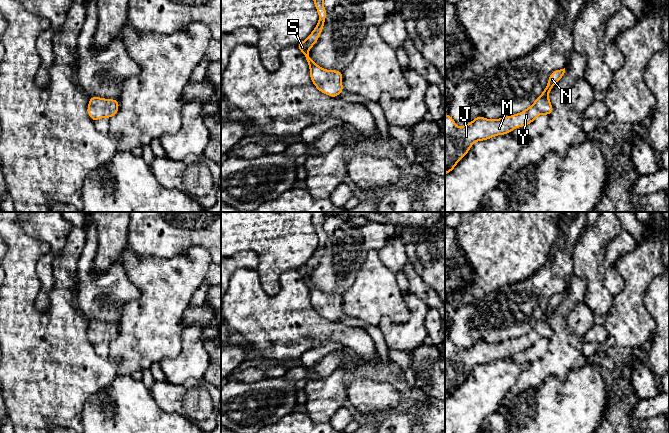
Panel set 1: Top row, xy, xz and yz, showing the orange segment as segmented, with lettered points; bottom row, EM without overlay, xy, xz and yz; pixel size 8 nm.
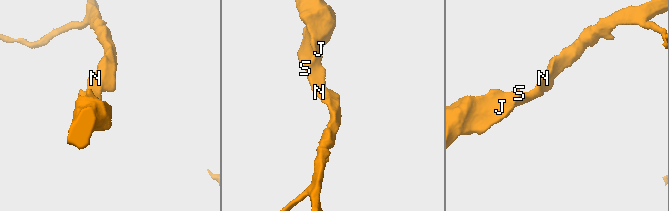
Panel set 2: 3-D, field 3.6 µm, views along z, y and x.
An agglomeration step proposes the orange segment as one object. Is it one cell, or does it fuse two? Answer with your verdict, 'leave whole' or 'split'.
leave whole

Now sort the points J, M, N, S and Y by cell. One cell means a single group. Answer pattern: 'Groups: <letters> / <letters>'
Groups: J M N S Y

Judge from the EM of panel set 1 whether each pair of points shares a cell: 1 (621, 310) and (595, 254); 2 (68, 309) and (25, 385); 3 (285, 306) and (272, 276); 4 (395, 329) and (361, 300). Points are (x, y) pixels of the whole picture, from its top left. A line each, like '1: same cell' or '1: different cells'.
1: different cells
2: same cell
3: different cells
4: different cells

